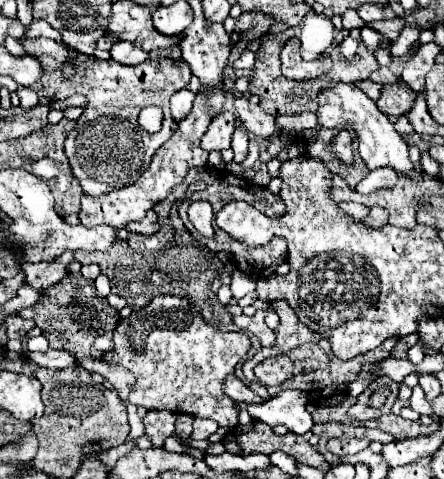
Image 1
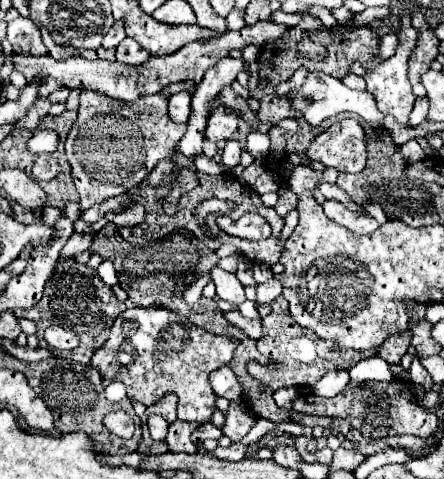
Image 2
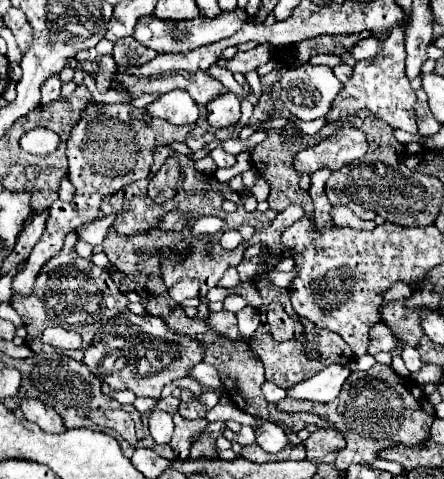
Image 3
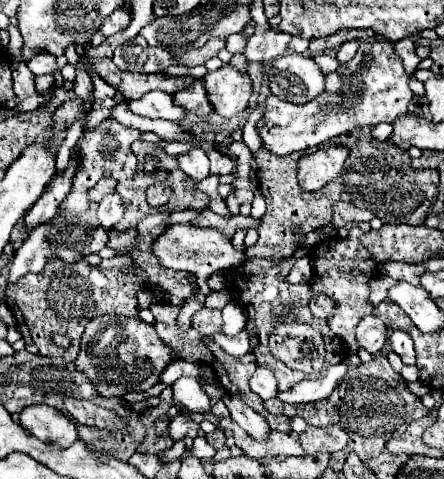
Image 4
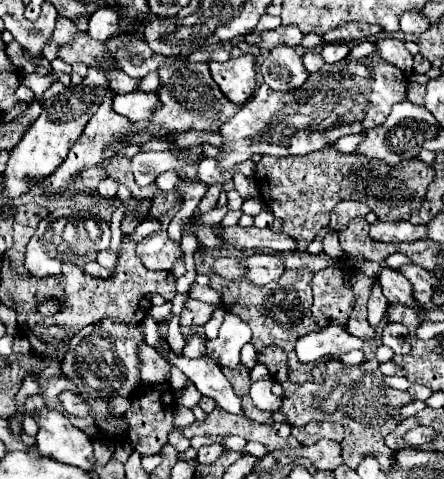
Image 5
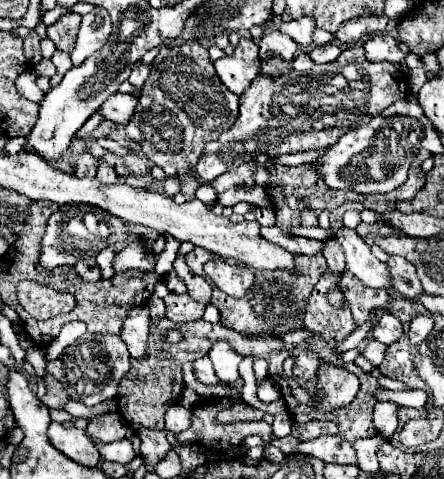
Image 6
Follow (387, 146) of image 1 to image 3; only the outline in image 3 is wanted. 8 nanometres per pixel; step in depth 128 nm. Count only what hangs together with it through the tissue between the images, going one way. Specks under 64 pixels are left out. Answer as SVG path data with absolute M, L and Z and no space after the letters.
M310 62L290 64L290 66L282 66L280 74L282 74L280 76L280 86L282 86L280 102L300 120L322 118L330 110L332 100L336 98L336 94L342 88L342 82L334 76L330 66L316 66Z

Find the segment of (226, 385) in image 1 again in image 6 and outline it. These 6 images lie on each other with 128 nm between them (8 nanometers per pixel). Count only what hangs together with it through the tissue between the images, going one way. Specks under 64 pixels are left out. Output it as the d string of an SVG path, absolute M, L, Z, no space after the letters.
M146 306L132 308L122 324L122 340L126 342L132 356L144 356L146 354L146 340L148 340L148 328L150 328L150 312Z

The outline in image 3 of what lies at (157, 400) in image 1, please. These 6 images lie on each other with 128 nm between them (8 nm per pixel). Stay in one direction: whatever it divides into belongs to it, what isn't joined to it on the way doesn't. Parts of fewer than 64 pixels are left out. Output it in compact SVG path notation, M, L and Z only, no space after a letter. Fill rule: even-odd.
M124 312L112 320L108 320L108 324L102 328L100 334L96 334L96 338L92 340L92 344L86 348L84 352L84 364L88 366L88 370L92 374L96 374L96 378L102 384L108 384L110 390L132 390L136 396L148 396L148 398L160 398L160 390L170 384L176 378L188 376L188 370L202 362L204 356L204 348L192 340L190 336L180 336L176 334L172 328L166 326L166 322L158 316L136 316L132 312ZM196 395L196 398L180 403L178 413L183 418L188 418L188 420L196 420L196 418L204 418L206 416L206 408L200 404L198 395Z

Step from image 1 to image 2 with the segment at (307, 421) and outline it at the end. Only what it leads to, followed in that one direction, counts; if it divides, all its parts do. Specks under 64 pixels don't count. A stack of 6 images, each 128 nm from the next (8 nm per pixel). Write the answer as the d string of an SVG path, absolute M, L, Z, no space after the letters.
M280 388L274 392L274 400L280 408L290 408L292 400L298 396L298 388Z

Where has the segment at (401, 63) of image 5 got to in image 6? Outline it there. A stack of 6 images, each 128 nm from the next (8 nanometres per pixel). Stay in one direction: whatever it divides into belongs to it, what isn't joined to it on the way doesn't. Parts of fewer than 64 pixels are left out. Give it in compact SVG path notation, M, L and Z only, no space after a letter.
M376 34L364 42L368 62L404 62L404 52L398 50L398 42L390 34Z

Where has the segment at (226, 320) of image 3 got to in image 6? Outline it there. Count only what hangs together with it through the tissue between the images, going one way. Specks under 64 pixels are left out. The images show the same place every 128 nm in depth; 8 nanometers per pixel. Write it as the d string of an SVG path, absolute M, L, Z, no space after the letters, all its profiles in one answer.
M168 294L164 298L166 304L166 316L172 322L192 322L200 320L204 314L204 306L194 302L190 296L178 296L178 294Z

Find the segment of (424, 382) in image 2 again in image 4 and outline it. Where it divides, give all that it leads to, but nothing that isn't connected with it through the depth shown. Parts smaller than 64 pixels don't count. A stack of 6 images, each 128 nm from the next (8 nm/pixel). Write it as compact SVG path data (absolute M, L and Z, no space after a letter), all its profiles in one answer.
M394 330L390 336L390 346L392 350L402 358L404 364L414 364L414 342L404 330Z

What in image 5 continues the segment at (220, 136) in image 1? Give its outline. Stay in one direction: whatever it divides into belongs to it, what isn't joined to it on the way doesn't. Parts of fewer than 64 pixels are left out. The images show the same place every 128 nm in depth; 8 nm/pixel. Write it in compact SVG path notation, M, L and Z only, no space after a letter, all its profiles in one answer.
M242 54L240 58L230 58L226 62L212 62L210 72L224 96L238 106L242 106L256 88L256 68L252 54Z

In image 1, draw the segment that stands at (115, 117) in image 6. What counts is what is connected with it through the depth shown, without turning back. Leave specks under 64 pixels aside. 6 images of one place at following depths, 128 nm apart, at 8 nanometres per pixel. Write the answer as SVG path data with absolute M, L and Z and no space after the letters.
M178 90L172 98L170 98L170 112L172 112L172 118L176 122L180 122L182 118L186 118L192 110L192 102L194 102L196 94L190 92L190 90Z

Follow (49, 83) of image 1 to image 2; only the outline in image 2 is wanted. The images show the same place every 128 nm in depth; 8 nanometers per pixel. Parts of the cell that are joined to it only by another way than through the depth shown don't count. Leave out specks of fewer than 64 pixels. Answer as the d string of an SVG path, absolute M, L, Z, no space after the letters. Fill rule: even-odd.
M20 16L12 22L8 22L8 36L6 38L12 44L14 52L18 52L22 56L34 56L34 50L36 50L36 56L48 54L44 42L42 42L42 36L38 32L38 26L30 18ZM92 90L80 92L80 110L78 118L72 124L68 138L66 138L66 156L72 166L72 180L80 194L80 212L84 208L92 208L112 196L120 196L140 184L154 168L158 160L170 156L176 150L176 144L182 140L186 132L186 124L174 124L166 112L166 98L162 94L152 94L144 98L136 98L134 102L120 102L106 96L100 96Z

